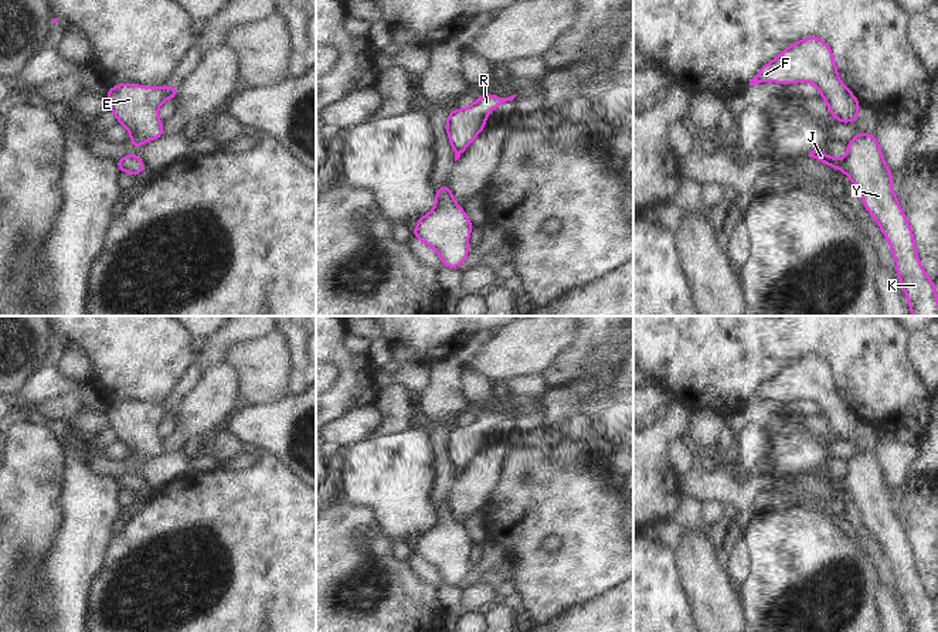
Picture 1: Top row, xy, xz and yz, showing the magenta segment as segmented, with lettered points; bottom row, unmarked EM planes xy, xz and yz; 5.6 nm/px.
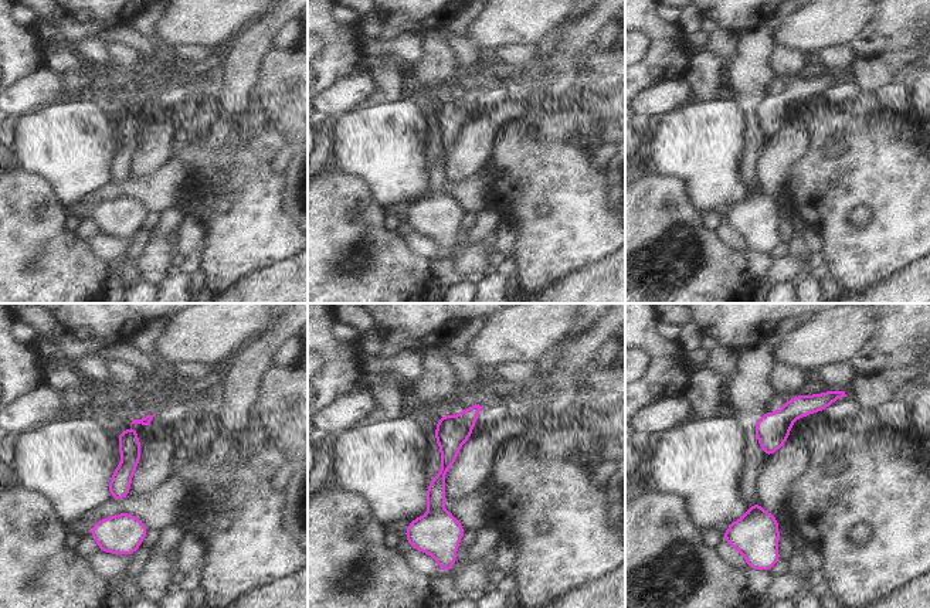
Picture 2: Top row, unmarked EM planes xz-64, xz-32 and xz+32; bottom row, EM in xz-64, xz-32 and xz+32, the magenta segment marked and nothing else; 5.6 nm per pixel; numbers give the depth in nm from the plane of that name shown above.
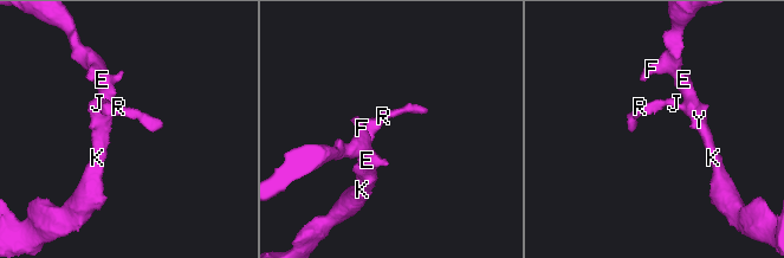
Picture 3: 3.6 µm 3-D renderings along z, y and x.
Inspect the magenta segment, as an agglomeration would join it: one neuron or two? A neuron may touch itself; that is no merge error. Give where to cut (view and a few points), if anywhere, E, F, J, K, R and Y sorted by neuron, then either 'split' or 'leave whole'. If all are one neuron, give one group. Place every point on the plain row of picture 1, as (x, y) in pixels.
cut none; groups E F J K R Y; leave whole

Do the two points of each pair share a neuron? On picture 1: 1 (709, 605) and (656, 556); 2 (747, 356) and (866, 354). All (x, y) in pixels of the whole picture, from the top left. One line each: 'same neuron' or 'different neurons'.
1: different neurons
2: same neuron

